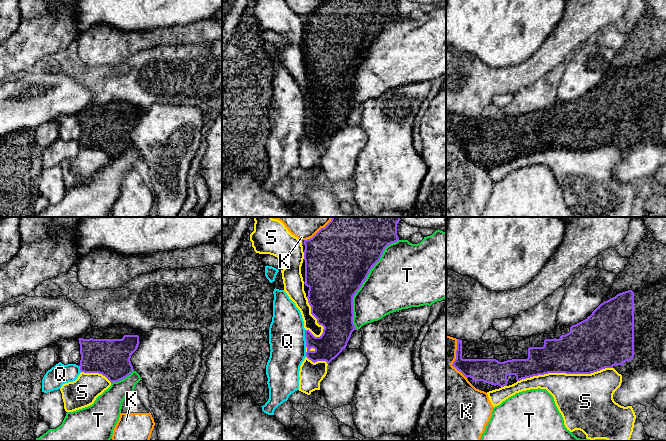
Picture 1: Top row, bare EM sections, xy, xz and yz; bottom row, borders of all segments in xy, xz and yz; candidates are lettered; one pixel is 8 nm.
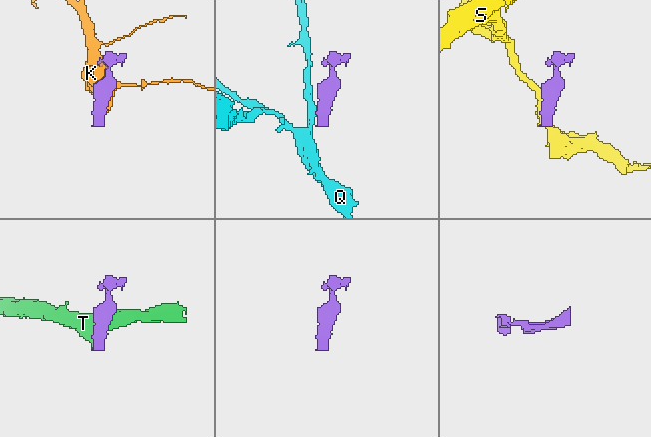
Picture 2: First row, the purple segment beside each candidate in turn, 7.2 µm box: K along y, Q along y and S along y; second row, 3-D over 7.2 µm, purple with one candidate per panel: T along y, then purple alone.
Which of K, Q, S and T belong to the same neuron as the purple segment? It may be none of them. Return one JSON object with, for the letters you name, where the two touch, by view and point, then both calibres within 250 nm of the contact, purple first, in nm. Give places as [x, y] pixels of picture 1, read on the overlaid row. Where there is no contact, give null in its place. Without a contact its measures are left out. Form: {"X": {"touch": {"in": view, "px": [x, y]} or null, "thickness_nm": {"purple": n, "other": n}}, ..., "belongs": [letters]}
{"belongs": []}

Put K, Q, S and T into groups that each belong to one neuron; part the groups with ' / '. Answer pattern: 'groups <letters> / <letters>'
groups K / Q / S / T

